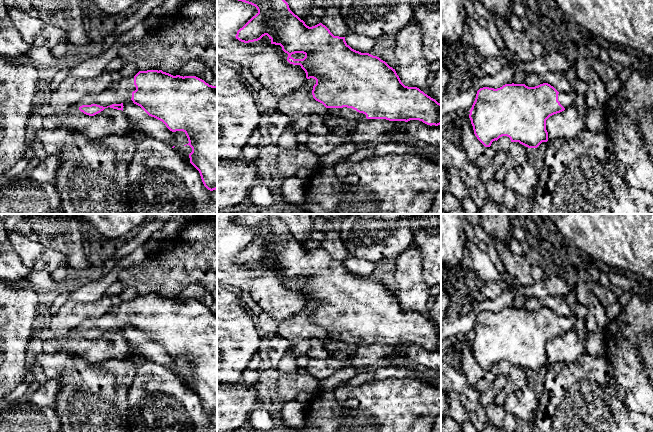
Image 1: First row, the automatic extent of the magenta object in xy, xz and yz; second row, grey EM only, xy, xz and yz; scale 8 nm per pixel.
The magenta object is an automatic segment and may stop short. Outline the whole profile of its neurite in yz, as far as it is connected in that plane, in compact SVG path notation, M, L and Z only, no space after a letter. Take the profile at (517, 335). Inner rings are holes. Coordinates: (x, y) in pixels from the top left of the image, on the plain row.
M512 307L497 313L480 312L469 335L469 342L475 360L485 371L490 371L493 365L507 360L511 366L519 366L528 372L537 372L542 366L548 365L546 344L574 328L575 318L559 317L548 307L535 311Z

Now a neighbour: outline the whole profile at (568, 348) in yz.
M576 329L550 340L546 344L548 364L557 362L572 363L586 353L585 344L579 339Z

